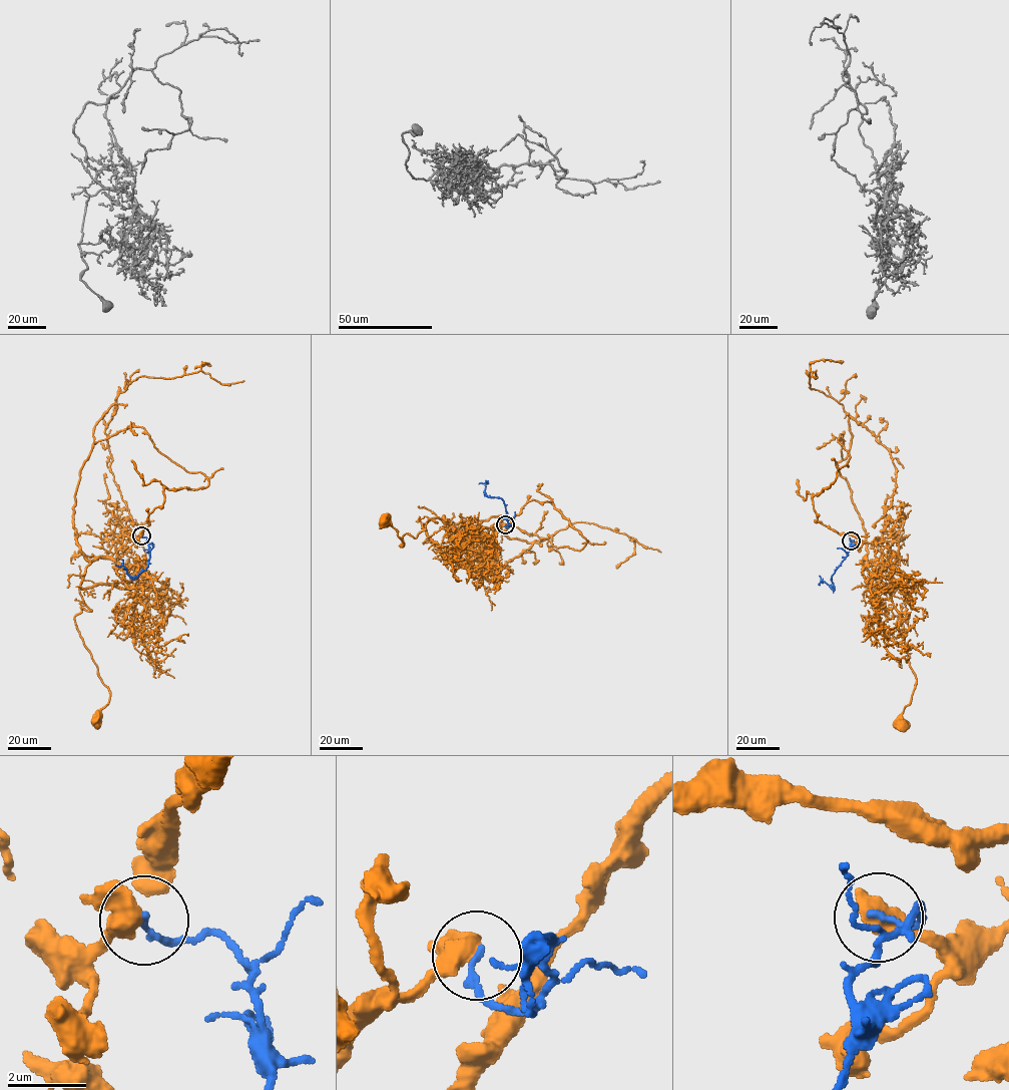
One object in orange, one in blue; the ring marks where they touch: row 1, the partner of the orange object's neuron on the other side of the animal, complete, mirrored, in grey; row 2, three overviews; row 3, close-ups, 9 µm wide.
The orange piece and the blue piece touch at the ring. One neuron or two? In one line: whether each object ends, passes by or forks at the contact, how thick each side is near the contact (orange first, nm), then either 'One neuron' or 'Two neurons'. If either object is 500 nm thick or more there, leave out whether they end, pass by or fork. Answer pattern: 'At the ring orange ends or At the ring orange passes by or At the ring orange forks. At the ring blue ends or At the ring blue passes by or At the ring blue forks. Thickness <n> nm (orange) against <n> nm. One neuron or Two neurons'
At the ring orange passes by. At the ring blue ends. Thickness 440 nm (orange) against 150 nm. Two neurons

